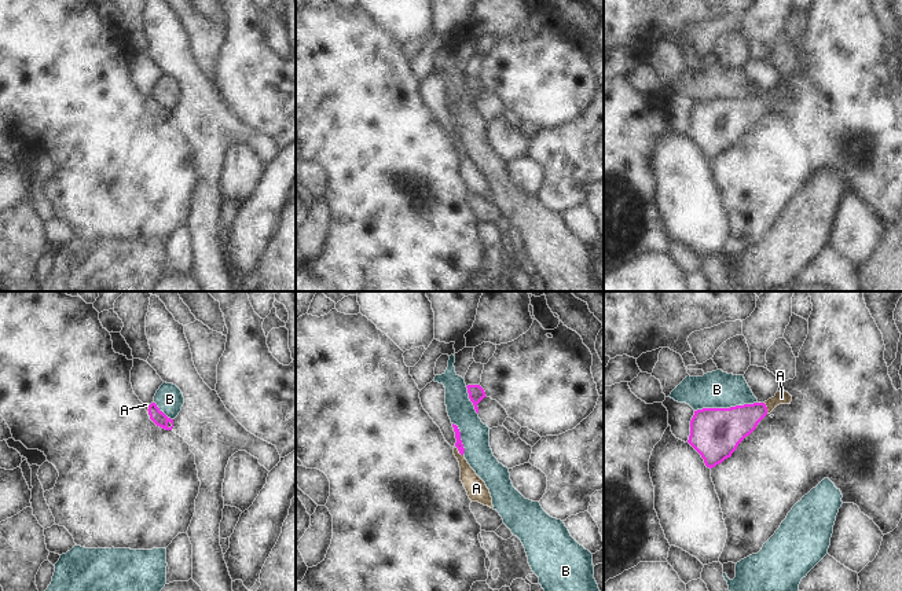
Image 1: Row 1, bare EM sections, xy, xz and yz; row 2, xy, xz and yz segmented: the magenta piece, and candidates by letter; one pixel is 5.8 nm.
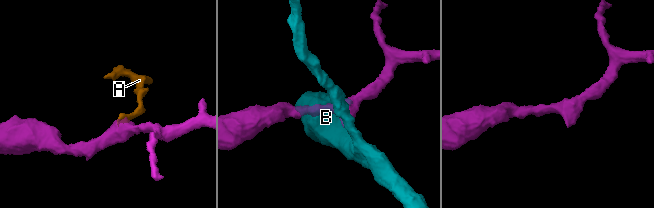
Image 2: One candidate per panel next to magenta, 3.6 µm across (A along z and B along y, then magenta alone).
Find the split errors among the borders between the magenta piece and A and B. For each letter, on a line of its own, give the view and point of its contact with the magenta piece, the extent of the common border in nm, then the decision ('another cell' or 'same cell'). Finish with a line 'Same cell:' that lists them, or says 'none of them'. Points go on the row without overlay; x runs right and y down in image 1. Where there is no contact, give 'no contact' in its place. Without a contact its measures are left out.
A: xz (458, 142) | 80 nm | same cell
B: yz (725, 101) | 380 nm | another cell
Same cell: A

